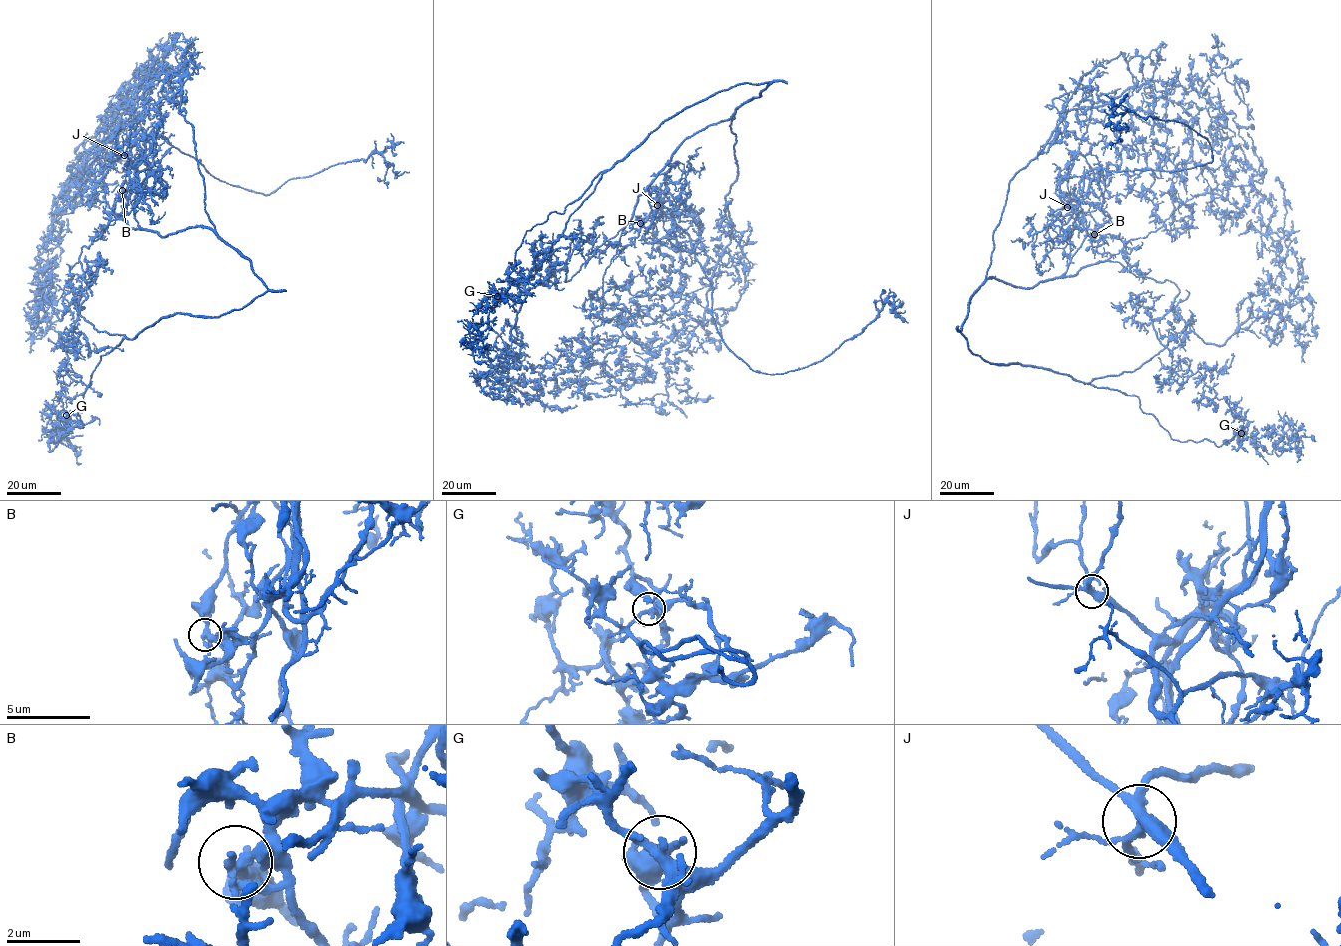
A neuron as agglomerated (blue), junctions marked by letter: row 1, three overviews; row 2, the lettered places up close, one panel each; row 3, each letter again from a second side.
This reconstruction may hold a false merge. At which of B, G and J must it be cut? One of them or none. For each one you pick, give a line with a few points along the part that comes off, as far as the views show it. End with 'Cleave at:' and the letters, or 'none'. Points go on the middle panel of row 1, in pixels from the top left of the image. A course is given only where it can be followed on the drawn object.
B: course (639, 223), (669, 218), (689, 238), (716, 328), (754, 371), (822, 360), (890, 292), (892, 310), (905, 310)
Cleave at: B

